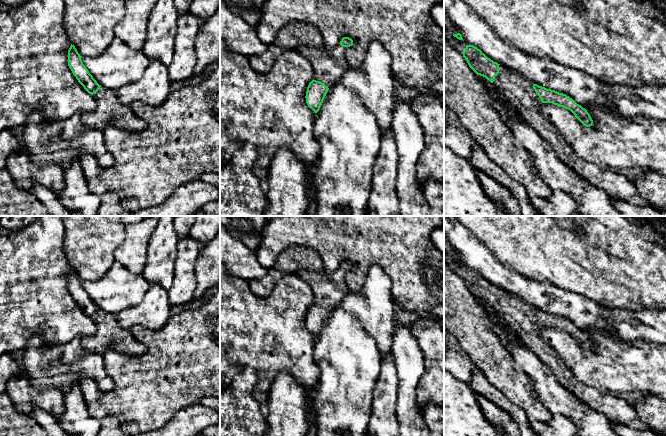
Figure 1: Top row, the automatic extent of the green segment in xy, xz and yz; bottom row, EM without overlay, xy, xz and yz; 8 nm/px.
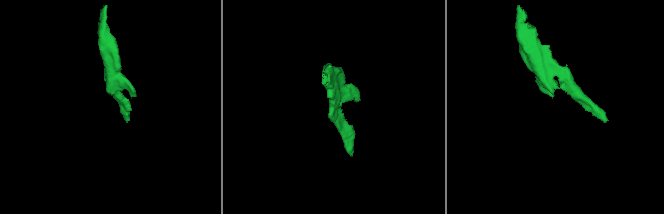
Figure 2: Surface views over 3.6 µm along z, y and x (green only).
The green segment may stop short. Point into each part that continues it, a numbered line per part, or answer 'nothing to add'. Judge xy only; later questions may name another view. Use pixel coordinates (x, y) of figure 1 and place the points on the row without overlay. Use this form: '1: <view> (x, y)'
1: xy (110, 335)

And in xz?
1: xz (329, 289)

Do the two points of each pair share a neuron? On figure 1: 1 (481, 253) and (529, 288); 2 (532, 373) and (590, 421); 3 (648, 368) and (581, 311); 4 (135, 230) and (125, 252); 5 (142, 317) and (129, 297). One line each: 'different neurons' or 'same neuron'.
1: same neuron
2: same neuron
3: different neurons
4: same neuron
5: different neurons

